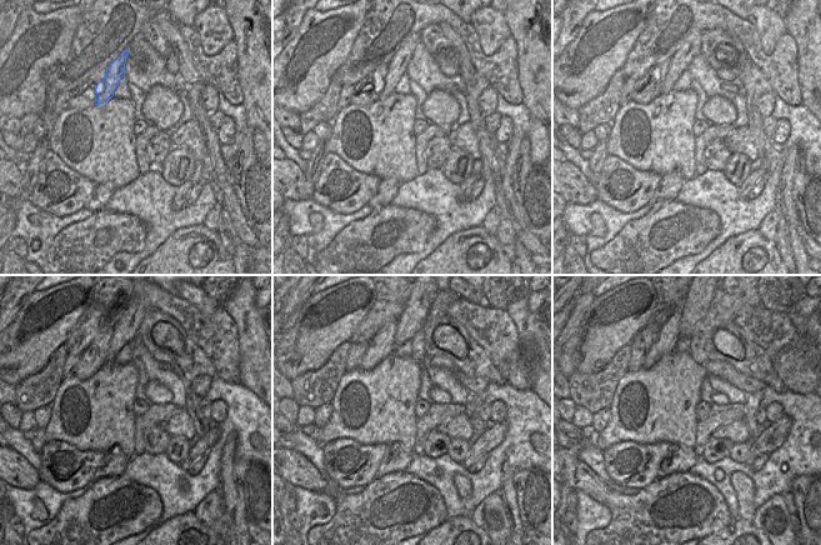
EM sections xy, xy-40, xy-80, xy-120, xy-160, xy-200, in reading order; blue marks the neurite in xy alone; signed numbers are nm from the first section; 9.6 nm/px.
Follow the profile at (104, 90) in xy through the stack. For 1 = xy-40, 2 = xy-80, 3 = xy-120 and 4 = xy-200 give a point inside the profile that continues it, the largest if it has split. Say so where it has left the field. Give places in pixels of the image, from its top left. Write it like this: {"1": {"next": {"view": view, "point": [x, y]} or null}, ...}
{"1": {"next": {"view": "xy-40", "point": [398, 65]}}, "2": {"next": {"view": "xy-80", "point": [680, 61]}}, "3": {"next": {"view": "xy-120", "point": [124, 331]}}, "4": {"next": {"view": "xy-200", "point": [697, 300]}}}

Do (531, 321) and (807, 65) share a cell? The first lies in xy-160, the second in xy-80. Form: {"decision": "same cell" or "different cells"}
{"decision": "same cell"}

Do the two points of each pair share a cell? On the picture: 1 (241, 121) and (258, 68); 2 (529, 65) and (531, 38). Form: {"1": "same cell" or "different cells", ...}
{"1": "different cells", "2": "same cell"}

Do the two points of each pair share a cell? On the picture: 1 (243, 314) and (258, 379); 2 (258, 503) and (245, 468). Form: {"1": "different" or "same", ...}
{"1": "same", "2": "same"}

